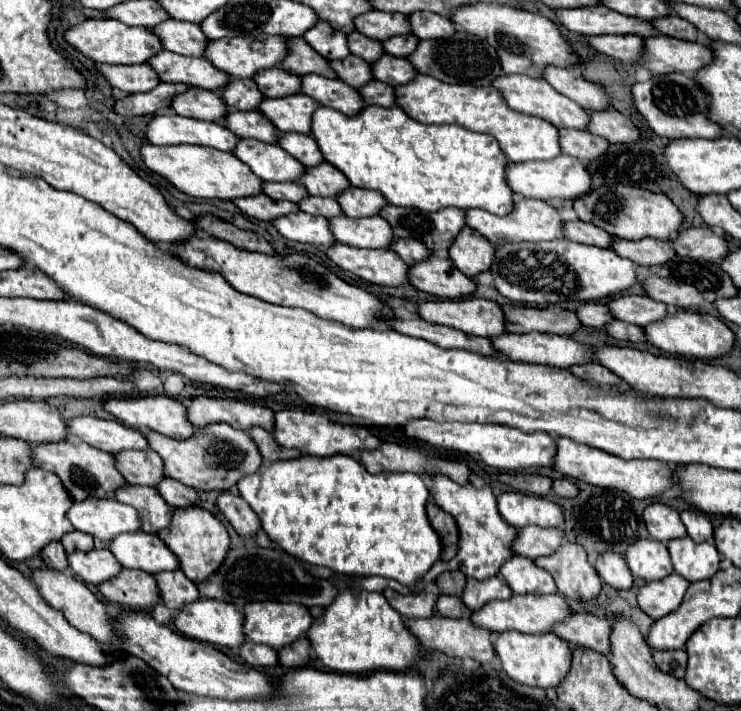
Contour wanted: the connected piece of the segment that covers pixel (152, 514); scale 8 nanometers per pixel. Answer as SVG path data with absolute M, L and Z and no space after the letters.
M129 485L129 487L123 487L121 491L117 491L115 499L137 509L137 513L143 521L145 533L155 535L161 529L169 527L169 523L171 523L173 507L169 507L169 503L165 503L165 499L161 499L157 489L153 489L153 487Z

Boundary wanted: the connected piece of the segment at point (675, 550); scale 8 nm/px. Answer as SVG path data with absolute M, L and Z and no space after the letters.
M689 537L669 541L673 569L689 583L711 579L719 571L721 555L713 543L693 543Z

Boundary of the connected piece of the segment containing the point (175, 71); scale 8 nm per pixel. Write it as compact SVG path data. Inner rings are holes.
M165 49L151 57L147 63L151 63L151 67L159 73L161 81L167 83L189 83L209 91L217 91L231 81L231 75L225 75L225 71L217 71L213 65L209 65L207 59L185 57L169 53Z

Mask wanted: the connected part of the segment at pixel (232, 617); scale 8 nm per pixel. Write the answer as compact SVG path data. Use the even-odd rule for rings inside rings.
M205 597L189 603L175 617L175 627L185 637L229 649L237 649L245 643L241 623L245 623L245 615L237 607Z

